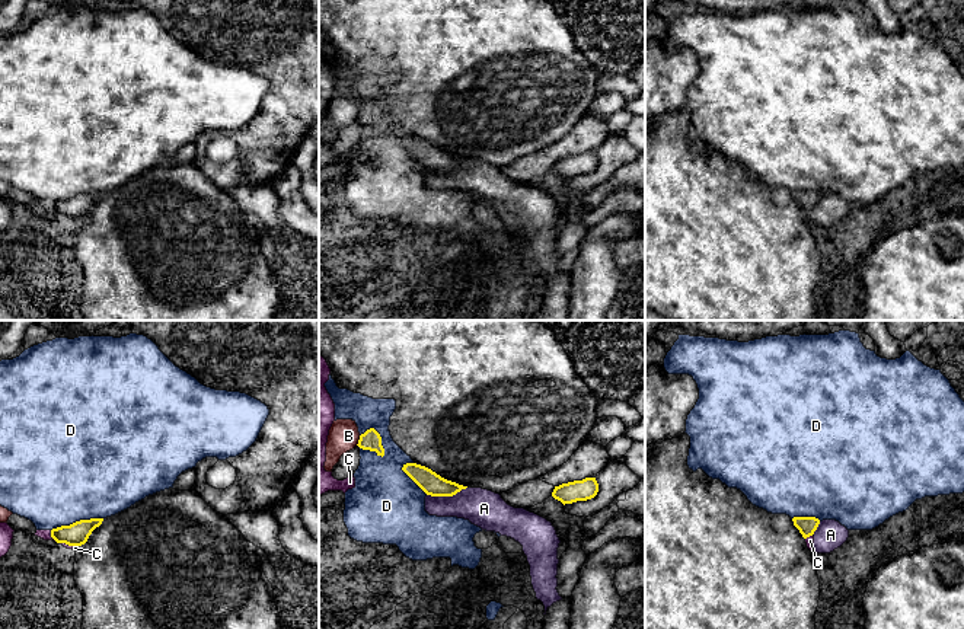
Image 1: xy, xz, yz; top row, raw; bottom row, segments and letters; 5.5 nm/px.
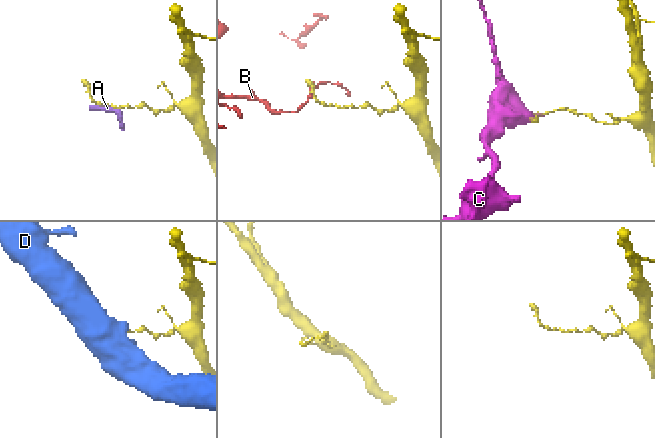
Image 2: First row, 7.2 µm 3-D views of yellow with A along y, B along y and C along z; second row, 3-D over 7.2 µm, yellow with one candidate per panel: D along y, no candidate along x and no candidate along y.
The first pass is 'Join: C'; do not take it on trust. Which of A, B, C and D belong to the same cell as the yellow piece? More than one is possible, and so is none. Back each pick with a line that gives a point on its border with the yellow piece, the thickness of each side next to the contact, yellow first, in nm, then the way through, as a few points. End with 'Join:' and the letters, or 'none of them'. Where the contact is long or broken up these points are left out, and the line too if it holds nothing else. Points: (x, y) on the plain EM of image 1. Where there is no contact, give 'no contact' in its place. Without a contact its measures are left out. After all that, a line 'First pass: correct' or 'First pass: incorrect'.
Join: none of them
First pass: incorrect

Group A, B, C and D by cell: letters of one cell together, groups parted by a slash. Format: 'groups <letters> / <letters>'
groups A C / B / D

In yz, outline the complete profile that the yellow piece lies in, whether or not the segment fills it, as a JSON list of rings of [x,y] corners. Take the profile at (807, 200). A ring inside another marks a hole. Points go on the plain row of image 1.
[[[794,191],[792,195],[804,213],[813,210],[820,198],[820,194],[815,191]]]

